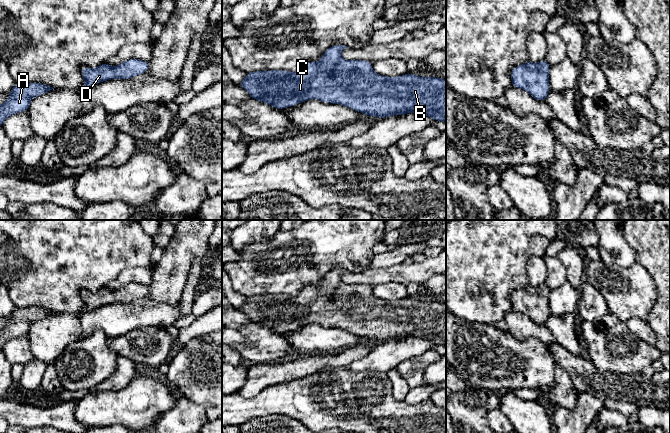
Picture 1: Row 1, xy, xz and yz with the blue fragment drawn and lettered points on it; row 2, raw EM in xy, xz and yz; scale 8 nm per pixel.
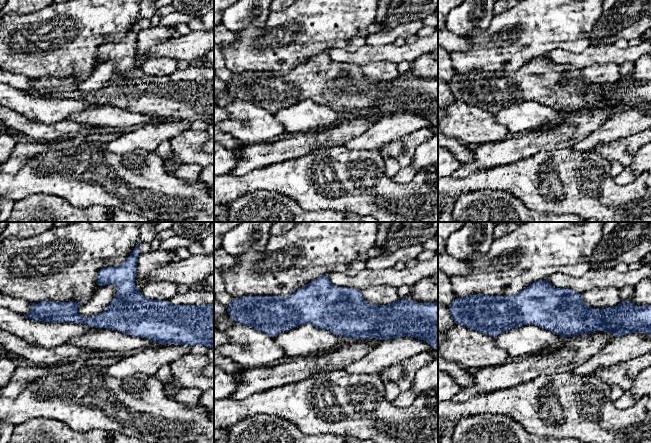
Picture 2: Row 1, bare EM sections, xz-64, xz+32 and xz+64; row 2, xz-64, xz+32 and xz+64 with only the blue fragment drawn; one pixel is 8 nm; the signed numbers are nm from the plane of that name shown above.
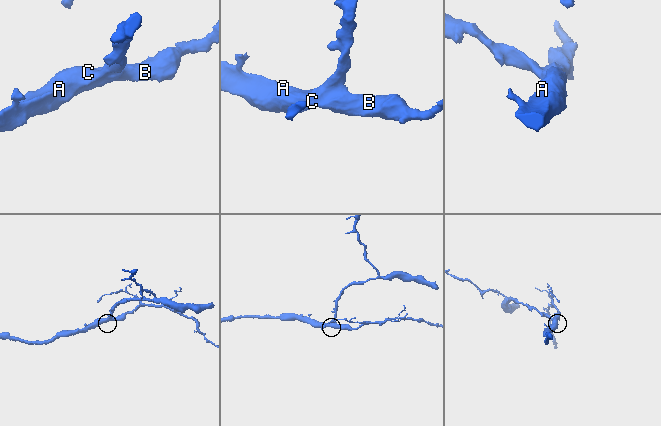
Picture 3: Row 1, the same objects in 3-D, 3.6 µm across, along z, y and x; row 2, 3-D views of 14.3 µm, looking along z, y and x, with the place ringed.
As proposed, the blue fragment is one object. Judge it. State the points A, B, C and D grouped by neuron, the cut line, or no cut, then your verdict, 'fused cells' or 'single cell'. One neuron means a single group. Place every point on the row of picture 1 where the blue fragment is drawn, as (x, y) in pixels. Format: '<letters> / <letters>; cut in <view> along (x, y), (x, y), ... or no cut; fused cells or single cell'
A B C D; no cut; single cell

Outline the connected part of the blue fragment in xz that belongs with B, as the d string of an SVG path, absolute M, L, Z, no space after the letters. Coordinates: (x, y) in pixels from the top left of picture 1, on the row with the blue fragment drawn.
M347 46L328 48L319 62L307 62L297 72L283 70L254 71L239 83L252 99L276 109L289 108L297 103L318 99L324 103L340 104L371 117L391 117L418 113L433 120L446 122L446 79L420 77L407 73L386 77L376 74L372 63L365 60L344 60L341 51Z

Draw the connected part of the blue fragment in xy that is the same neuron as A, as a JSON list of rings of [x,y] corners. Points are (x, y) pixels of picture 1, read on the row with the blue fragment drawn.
[[[37,82],[15,83],[9,92],[10,97],[4,104],[0,105],[0,126],[3,126],[4,121],[9,116],[22,111],[29,111],[32,98],[47,93],[52,89],[54,88]]]

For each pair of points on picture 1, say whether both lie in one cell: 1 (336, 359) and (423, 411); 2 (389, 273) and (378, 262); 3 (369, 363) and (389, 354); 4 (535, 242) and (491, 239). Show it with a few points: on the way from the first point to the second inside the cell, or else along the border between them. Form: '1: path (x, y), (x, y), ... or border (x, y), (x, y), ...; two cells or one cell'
1: border (346, 367), (327, 367), (323, 370); two cells
2: border (403, 262), (385, 267), (370, 267); two cells
3: path (374, 361), (384, 357); one cell
4: border (550, 240), (534, 235), (530, 240), (531, 254); two cells

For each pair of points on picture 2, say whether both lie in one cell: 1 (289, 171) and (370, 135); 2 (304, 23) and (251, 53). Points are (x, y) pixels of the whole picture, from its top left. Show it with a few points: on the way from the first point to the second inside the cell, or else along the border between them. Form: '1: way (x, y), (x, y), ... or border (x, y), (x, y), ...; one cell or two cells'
1: border (343, 146), (349, 149), (367, 150); two cells
2: way (291, 31), (271, 48), (264, 49); one cell

